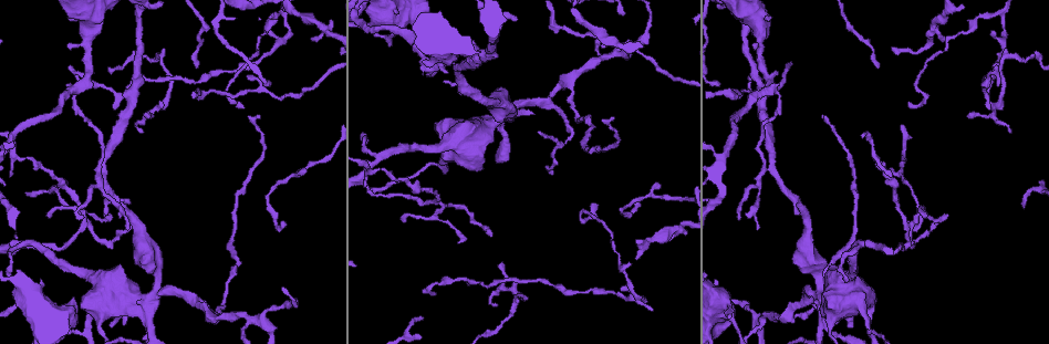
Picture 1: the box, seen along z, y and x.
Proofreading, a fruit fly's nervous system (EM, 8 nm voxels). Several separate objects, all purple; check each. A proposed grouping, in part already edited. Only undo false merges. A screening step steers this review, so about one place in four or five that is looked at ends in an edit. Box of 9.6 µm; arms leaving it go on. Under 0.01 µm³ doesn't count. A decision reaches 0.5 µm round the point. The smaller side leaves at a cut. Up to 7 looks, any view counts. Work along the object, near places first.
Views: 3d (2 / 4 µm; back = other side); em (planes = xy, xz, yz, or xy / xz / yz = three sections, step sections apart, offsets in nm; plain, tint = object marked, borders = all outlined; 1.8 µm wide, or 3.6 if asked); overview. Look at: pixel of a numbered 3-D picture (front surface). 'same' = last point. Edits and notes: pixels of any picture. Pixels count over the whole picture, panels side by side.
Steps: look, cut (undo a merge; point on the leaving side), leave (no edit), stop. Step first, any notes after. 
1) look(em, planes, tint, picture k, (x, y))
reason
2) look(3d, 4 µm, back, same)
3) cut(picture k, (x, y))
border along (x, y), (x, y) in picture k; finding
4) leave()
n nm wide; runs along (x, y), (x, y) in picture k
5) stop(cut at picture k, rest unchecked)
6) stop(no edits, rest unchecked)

look(em, planes, tint, picture 1, (429, 69))

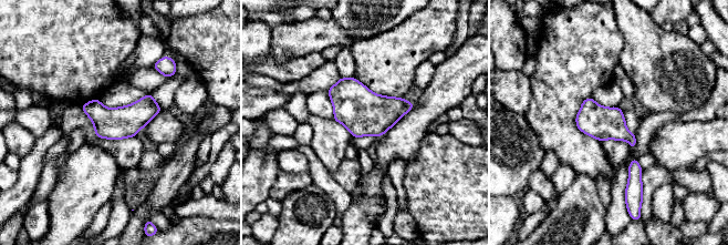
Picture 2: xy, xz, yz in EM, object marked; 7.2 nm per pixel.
leave()
continuous, no second neuron

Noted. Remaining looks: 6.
look(3d, 2 µm, picture 1, (934, 21))
sudden change in width

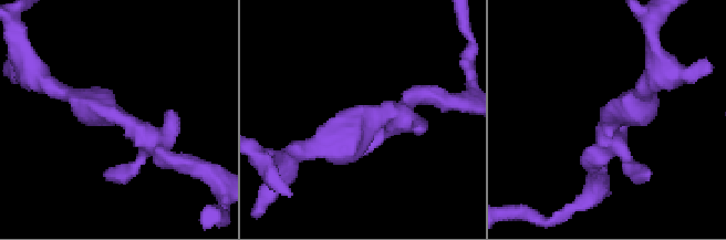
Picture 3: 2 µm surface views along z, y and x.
look(em, 3.6 µm, planes, plain, picture 3, (611, 122))

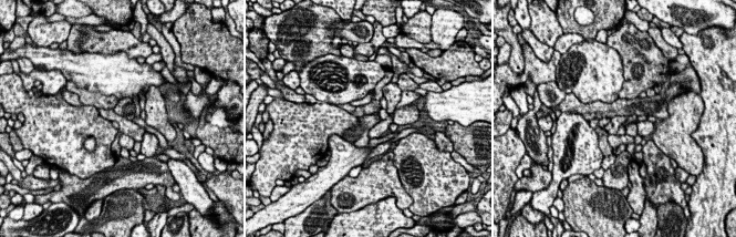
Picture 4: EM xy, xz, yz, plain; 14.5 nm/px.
look(em, 3.6 µm, planes, tint, same)

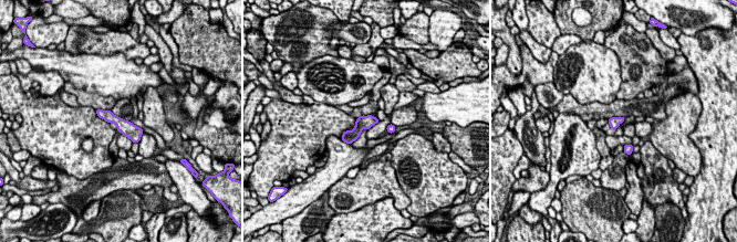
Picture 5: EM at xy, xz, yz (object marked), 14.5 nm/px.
leave()
runs along (100, 113), (117, 120), (136, 139) in picture 5; all the same neuron

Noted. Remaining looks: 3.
look(3d, 2 µm, picture 1, (151, 293))
thin arm on a thick one

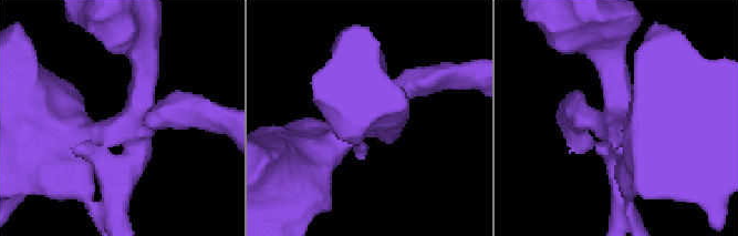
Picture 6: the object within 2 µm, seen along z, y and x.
look(em, planes, tint, picture 6, (131, 122))
3 arms; arms of 180, 320, 550 nm

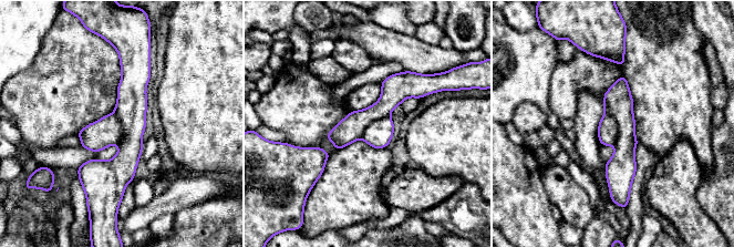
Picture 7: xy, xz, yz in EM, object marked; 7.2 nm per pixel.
cut(picture 7, (618, 102))
a second neuron is stuck on

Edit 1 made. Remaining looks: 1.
stop(cut at picture 7, rest unchecked)

